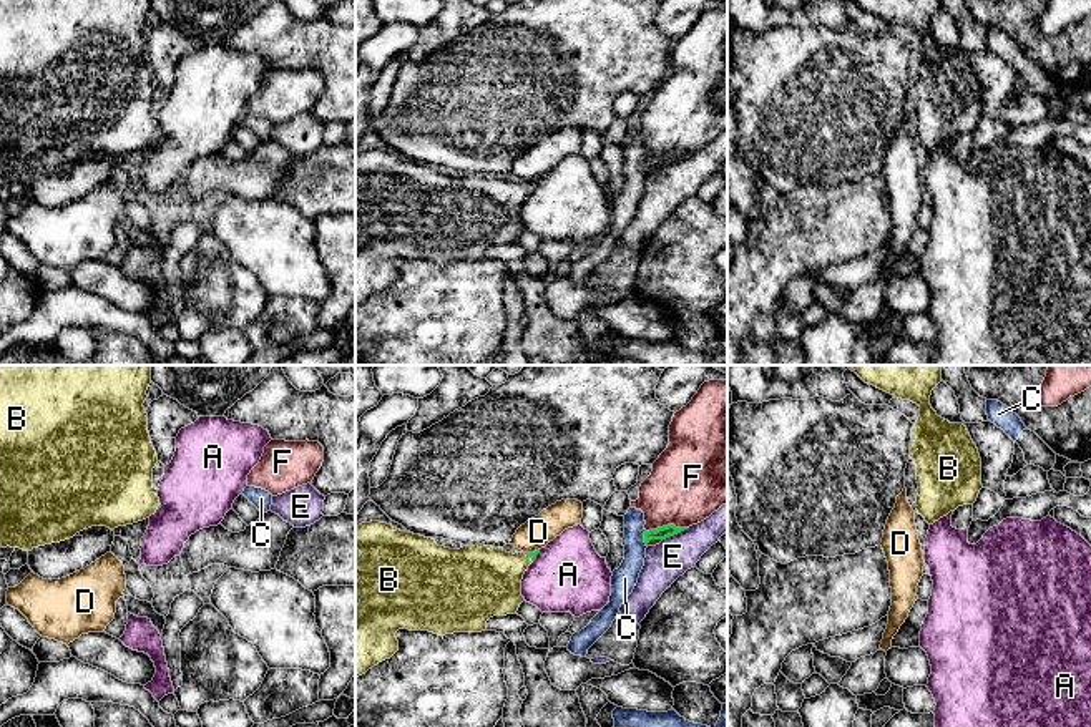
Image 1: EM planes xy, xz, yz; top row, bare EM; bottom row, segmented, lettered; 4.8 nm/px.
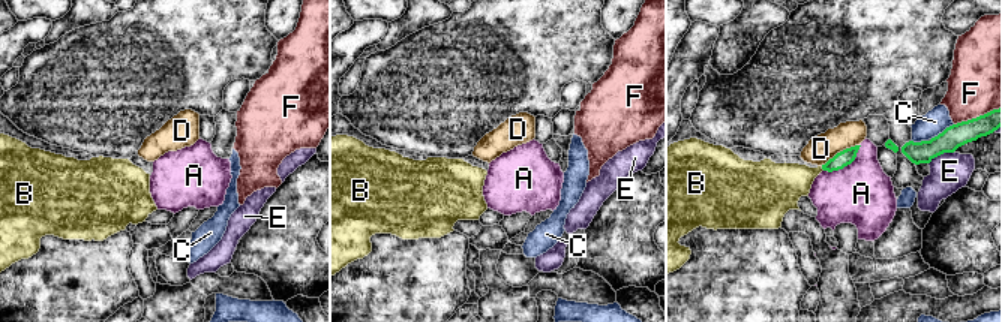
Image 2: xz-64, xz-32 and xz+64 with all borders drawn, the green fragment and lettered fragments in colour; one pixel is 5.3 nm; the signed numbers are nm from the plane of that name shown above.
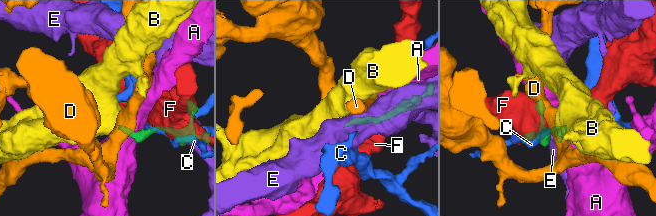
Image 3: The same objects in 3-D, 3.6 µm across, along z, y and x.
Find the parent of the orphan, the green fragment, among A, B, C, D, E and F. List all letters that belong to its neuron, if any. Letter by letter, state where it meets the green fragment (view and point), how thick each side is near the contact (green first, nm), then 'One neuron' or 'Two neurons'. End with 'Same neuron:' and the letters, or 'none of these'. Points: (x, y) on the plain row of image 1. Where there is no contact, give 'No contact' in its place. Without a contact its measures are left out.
A: Touches green at xz (535, 185). Thickness 30 nm (green) against 360 nm. Two neurons
B: Touches green at xz (528, 183). Thickness 30 nm (green) against 340 nm. One neuron
C: Touches green at xz (645, 166). Thickness 60 nm (green) against 120 nm. Two neurons
D: Touches green at xz (532, 181). Thickness 30 nm (green) against 150 nm. Two neurons
E: Touches green at xz (675, 161). Thickness 60 nm (green) against 190 nm. Two neurons
F: Touches green at xz (668, 153). Thickness 60 nm (green) against 380 nm. Two neurons
Same neuron: B

